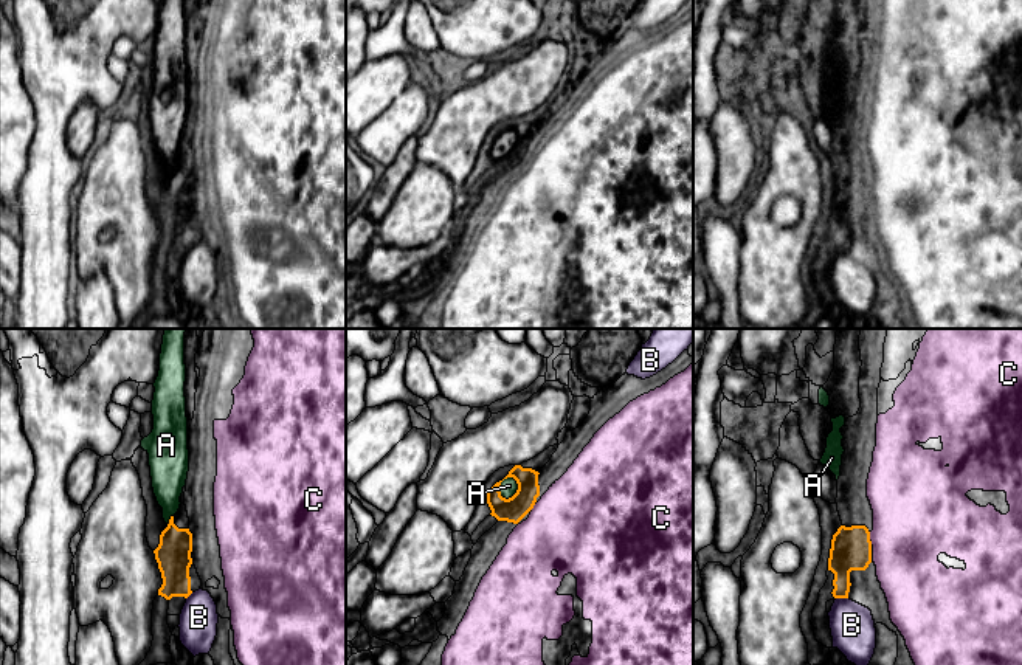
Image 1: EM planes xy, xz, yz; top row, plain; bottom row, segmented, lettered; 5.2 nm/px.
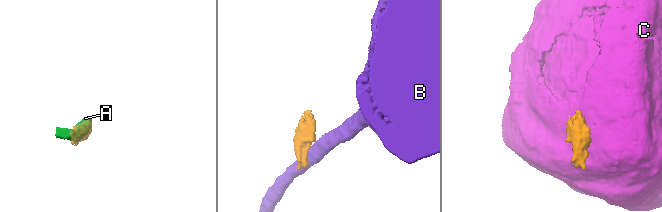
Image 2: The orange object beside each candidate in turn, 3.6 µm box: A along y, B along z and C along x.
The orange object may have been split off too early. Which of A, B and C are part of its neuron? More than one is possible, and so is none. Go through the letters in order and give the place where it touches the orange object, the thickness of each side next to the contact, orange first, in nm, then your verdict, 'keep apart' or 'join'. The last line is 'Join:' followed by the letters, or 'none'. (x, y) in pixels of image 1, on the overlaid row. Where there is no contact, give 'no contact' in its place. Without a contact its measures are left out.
A: xz (518, 489) | 130/90 nm | join
B: yz (842, 597) | 200/220 nm | keep apart
C: yz (869, 538) | 200/440 nm | keep apart
Join: A

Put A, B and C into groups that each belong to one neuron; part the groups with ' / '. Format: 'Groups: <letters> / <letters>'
Groups: A / B / C

